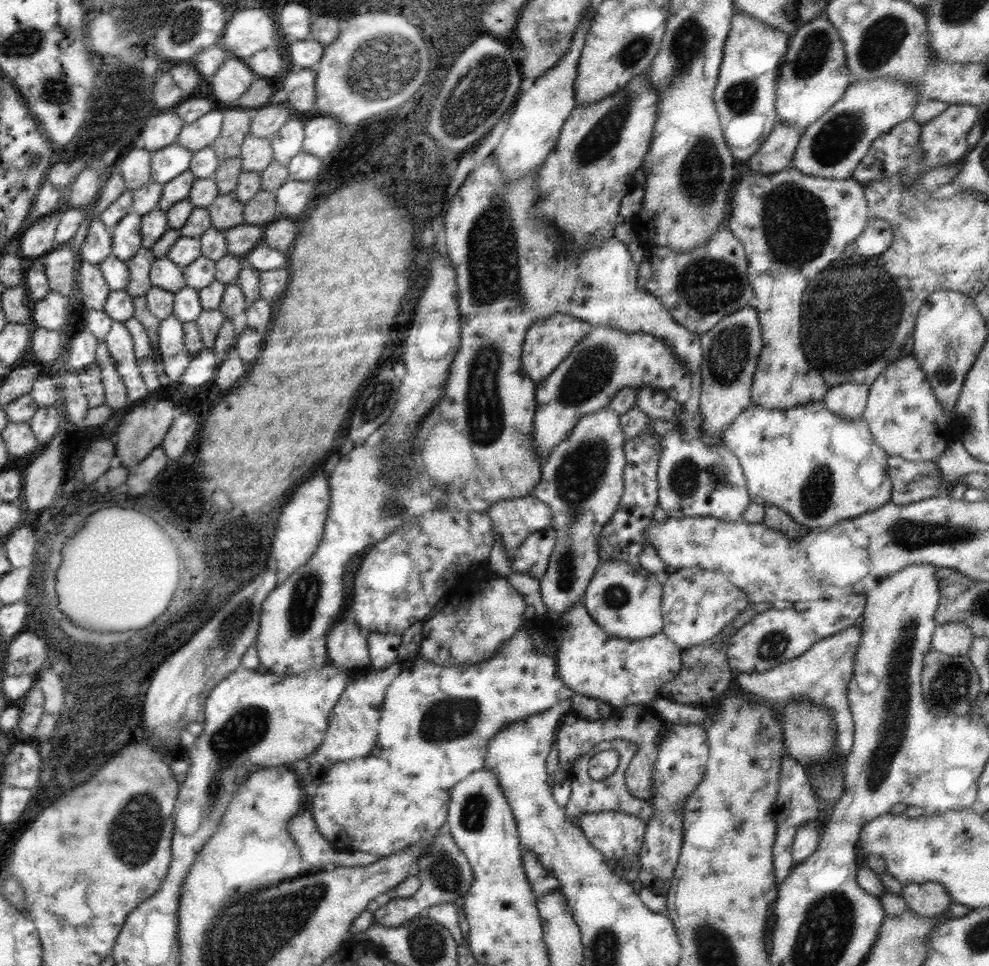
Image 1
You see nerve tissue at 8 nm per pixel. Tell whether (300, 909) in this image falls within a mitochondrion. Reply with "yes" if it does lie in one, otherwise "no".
yes

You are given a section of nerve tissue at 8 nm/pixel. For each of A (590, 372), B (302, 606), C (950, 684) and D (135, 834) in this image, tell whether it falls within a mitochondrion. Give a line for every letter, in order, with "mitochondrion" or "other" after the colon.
A: mitochondrion
B: mitochondrion
C: mitochondrion
D: mitochondrion

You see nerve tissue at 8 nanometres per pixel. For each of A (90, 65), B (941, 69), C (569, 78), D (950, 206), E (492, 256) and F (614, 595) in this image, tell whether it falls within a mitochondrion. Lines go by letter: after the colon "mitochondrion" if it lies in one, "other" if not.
A: other
B: other
C: other
D: other
E: mitochondrion
F: mitochondrion

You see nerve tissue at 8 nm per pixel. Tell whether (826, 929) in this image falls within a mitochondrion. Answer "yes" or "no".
yes

